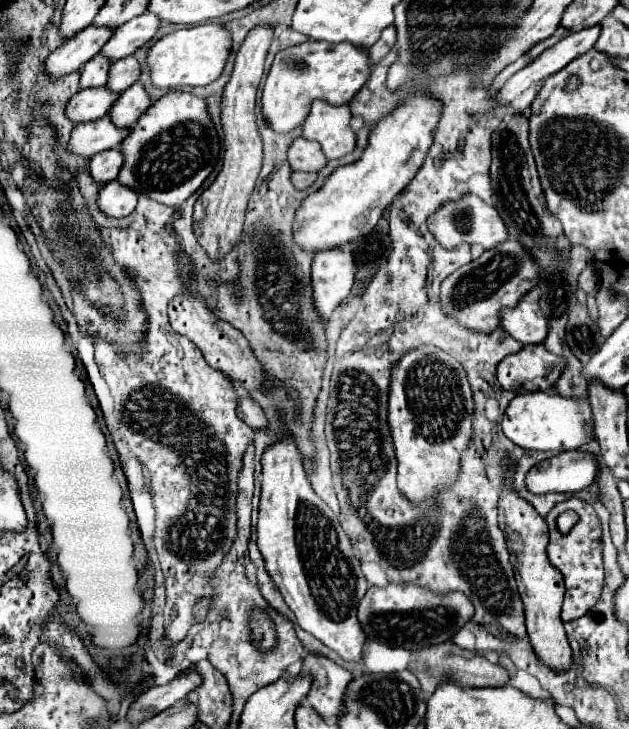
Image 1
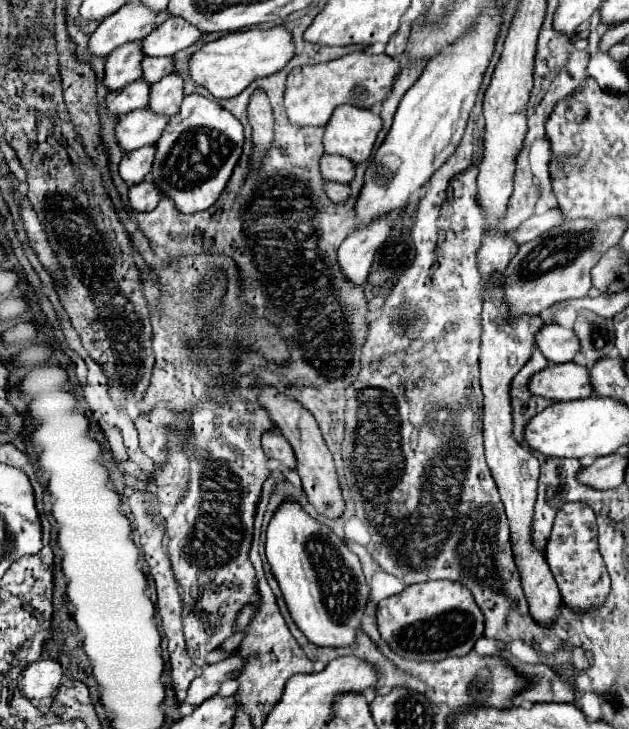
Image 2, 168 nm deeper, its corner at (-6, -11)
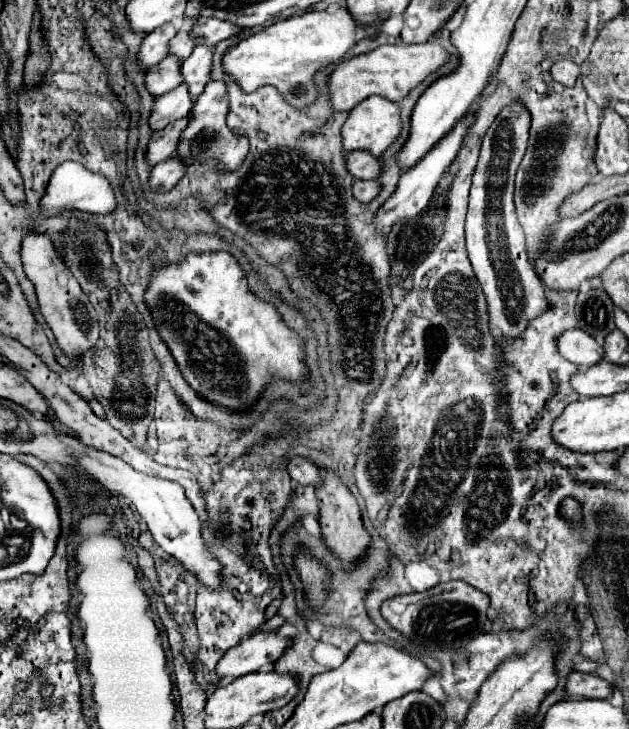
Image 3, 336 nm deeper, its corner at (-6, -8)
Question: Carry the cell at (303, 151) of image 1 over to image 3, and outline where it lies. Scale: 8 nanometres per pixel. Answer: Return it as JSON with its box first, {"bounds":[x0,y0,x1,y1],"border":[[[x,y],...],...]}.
{"bounds":[345,150,379,180],"border":[[[365,150],[349,152],[345,164],[347,164],[347,172],[351,172],[351,176],[355,176],[357,180],[375,180],[379,176],[377,158]]]}

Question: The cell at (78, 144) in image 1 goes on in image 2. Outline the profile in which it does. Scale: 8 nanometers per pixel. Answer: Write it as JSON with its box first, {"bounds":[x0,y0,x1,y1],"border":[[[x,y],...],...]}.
{"bounds":[117,107,169,151],"border":[[[147,107],[137,109],[121,117],[117,125],[117,139],[125,151],[153,145],[161,137],[167,123],[169,123],[169,117],[165,115],[157,115]]]}

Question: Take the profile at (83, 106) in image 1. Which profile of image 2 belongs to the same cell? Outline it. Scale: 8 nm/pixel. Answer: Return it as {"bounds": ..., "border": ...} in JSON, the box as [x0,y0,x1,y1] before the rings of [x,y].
{"bounds":[107,79,151,117],"border":[[[145,79],[133,81],[127,87],[109,93],[109,97],[107,97],[107,109],[111,113],[119,115],[119,117],[127,115],[129,111],[143,109],[149,103],[149,89],[151,89],[151,85],[145,83]]]}

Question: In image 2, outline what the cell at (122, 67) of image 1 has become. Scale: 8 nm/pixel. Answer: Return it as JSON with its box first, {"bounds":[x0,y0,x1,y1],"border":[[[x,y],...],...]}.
{"bounds":[143,57,175,83],"border":[[[145,57],[143,59],[143,79],[147,83],[157,83],[165,75],[173,73],[175,57]]]}

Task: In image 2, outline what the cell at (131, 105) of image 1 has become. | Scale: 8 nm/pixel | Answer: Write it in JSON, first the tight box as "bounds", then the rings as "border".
{"bounds":[149,73,185,115],"border":[[[171,73],[163,77],[159,83],[151,85],[151,101],[149,109],[153,109],[159,115],[175,115],[181,109],[181,101],[185,97],[183,93],[183,77],[179,73]]]}

